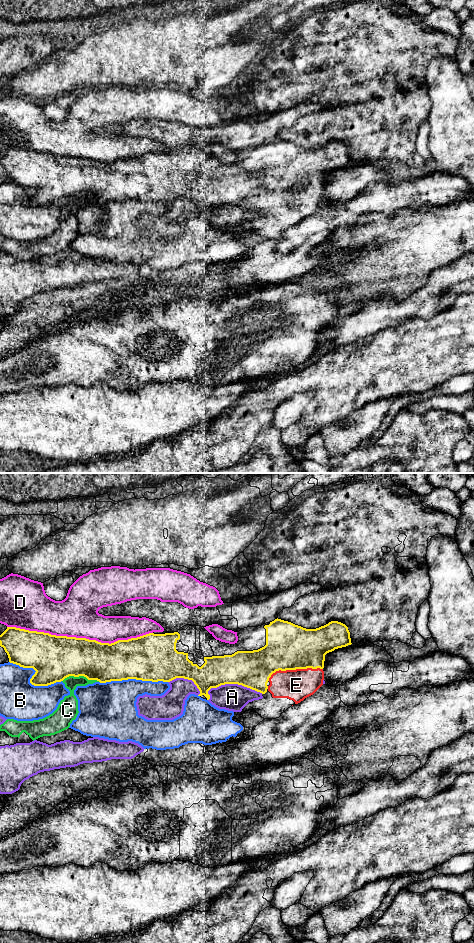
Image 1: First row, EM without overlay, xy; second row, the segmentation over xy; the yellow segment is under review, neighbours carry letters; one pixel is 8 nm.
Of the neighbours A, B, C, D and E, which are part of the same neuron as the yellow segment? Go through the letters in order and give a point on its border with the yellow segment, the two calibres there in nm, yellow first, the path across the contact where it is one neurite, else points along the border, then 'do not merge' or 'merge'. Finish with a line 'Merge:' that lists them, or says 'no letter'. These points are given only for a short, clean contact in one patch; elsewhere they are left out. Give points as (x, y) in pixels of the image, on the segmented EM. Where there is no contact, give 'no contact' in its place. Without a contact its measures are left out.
A: contact xy (235, 683); calibres 300 and 220 nm; do not merge
B: contact xy (30, 679); calibres 360 and 320 nm; do not merge
C: contact xy (81, 675); calibres 360 and 130 nm; do not merge
D: contact xy (80, 638); calibres 360 and 340 nm; do not merge
E: contact xy (294, 669); calibres 360 and 240 nm; merge
Merge: E

